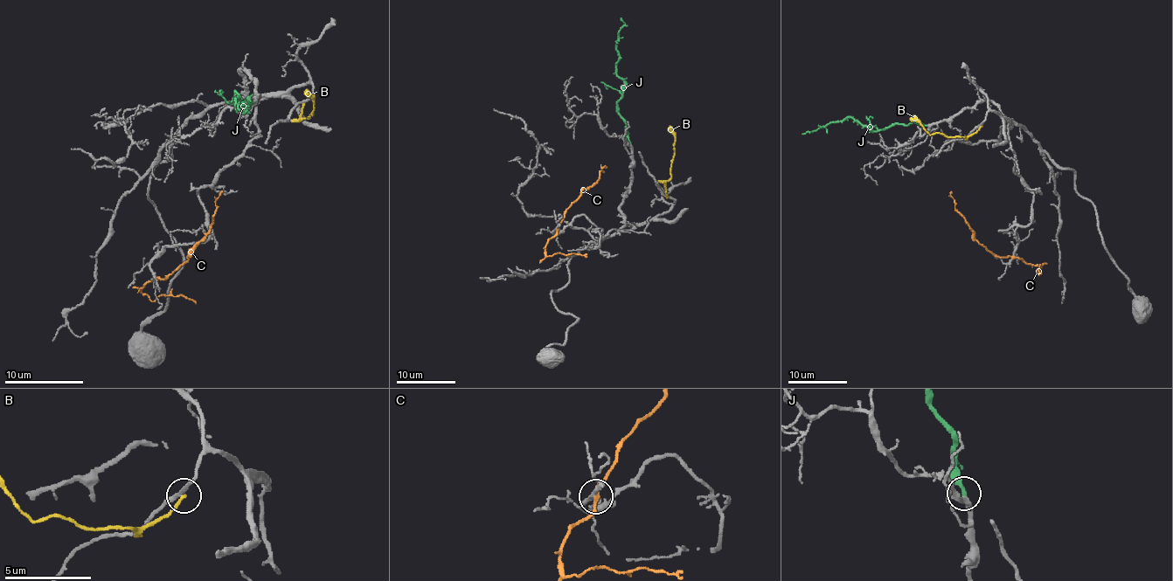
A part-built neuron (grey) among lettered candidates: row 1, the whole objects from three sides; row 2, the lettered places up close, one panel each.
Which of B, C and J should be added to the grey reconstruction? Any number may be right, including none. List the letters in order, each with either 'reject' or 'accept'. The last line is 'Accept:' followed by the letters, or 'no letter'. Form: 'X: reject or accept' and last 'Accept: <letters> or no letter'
B: reject
C: reject
J: accept
Accept: J

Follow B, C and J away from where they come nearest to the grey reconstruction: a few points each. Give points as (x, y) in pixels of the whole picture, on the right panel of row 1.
B: (981, 125), (968, 137), (948, 137), (938, 133), (929, 134), (910, 118)
C: (1013, 258), (994, 256), (979, 243), (974, 230), (954, 208), (951, 191)
J: (926, 125), (910, 122), (871, 131), (857, 121), (847, 118), (802, 134)

